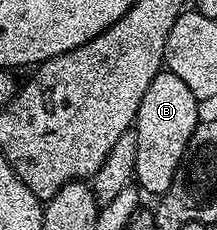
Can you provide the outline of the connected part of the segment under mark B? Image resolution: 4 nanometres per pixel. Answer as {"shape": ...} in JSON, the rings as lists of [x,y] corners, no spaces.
{"shape":[[[168,70],[159,73],[155,82],[147,86],[147,94],[143,94],[143,102],[139,102],[135,121],[139,142],[139,151],[135,154],[135,180],[142,193],[160,194],[171,186],[187,150],[187,142],[191,142],[191,134],[199,123],[197,108],[199,102],[195,94],[191,94],[185,83]]]}

